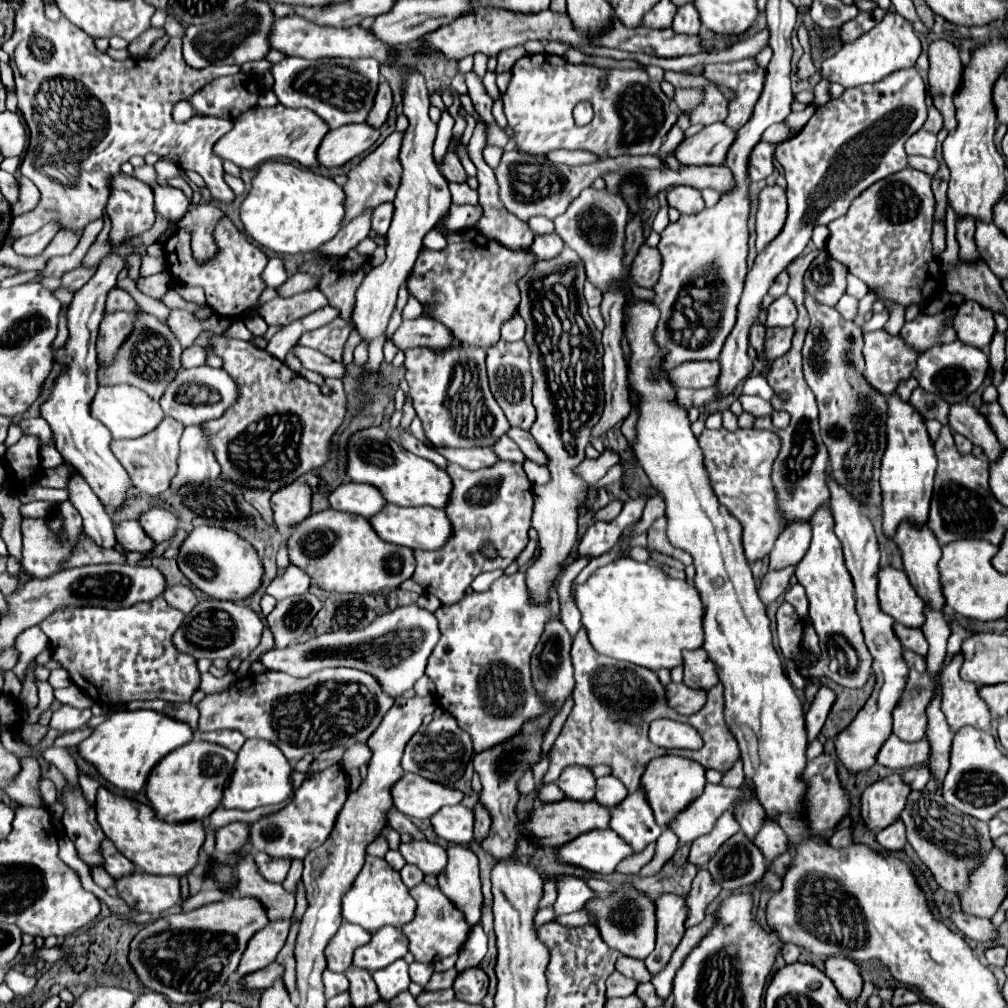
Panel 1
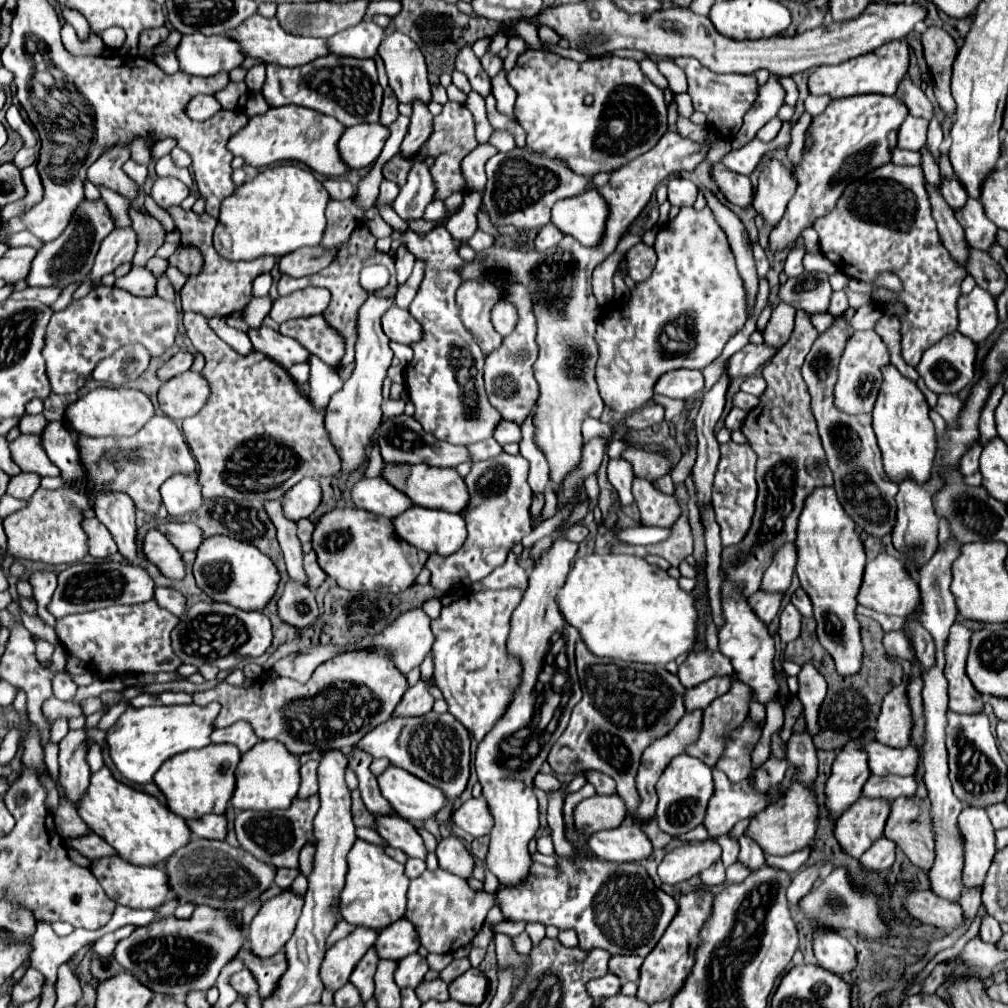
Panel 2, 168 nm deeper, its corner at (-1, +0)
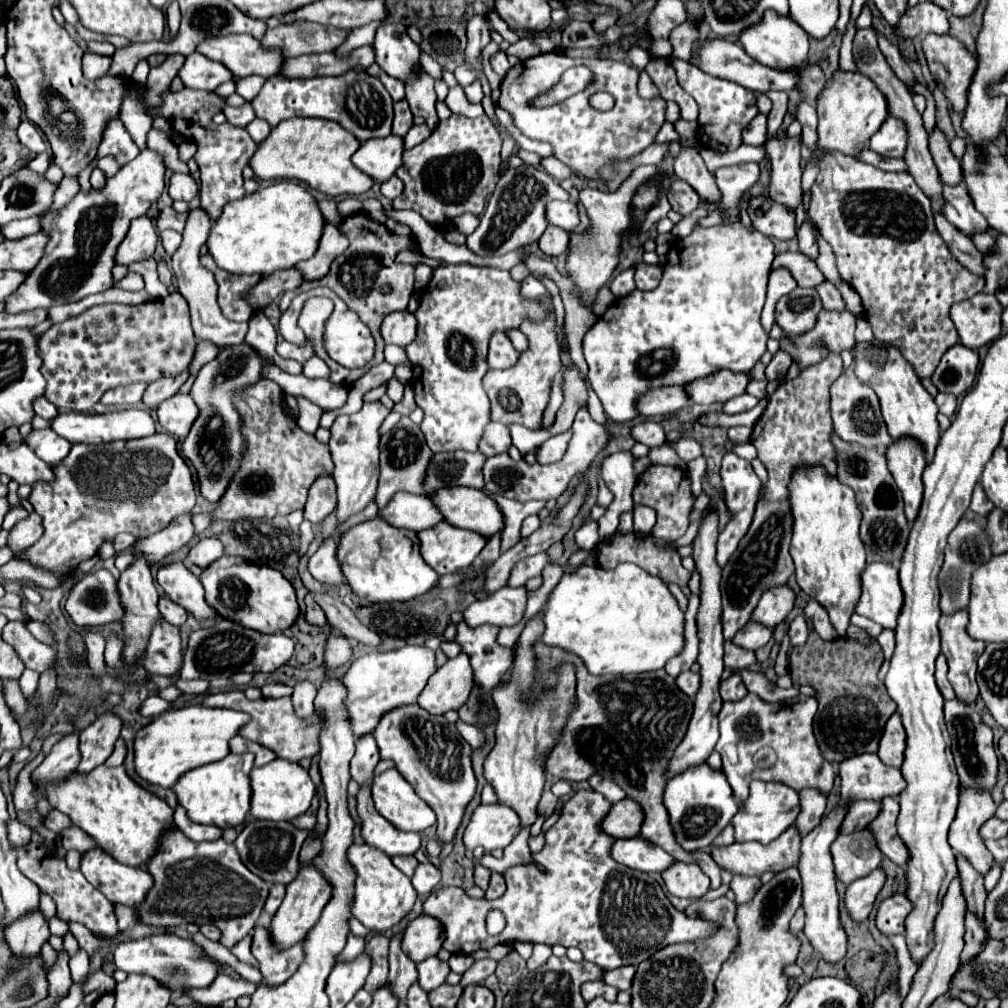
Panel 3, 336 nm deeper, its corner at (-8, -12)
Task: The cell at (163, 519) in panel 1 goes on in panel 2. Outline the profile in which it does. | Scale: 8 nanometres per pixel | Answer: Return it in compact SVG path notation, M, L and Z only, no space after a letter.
M165 522L165 524L157 524L157 530L161 530L167 540L179 550L179 552L185 552L185 550L197 550L203 536L201 536L201 530L187 522L187 524L179 524L179 522Z

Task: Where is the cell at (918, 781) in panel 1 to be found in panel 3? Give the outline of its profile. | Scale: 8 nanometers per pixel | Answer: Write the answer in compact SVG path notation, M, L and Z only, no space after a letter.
M858 800L858 802L852 802L838 834L852 834L852 832L864 830L866 824L876 818L878 812L880 812L880 800Z

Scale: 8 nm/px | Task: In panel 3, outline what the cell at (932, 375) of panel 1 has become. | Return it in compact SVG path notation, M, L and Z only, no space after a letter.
M954 344L942 356L936 372L932 374L932 380L940 392L960 396L972 388L976 372L978 372L978 352L964 348L962 344Z

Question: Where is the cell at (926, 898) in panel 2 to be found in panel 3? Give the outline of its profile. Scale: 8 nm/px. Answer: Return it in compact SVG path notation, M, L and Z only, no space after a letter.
M904 894L882 900L876 912L876 928L882 934L904 934L904 920L912 912L912 902Z

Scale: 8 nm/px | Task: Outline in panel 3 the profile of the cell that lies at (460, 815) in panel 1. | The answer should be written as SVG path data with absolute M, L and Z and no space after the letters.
M480 804L464 832L464 844L468 850L482 846L486 852L494 848L506 848L518 834L520 818L506 804Z

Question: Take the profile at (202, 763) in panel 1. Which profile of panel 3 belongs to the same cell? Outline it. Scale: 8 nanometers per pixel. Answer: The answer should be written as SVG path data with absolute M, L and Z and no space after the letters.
M228 754L216 764L206 764L204 768L194 768L178 780L174 792L178 802L186 808L188 818L200 824L214 824L218 828L240 826L250 812L250 770L254 768L252 754Z

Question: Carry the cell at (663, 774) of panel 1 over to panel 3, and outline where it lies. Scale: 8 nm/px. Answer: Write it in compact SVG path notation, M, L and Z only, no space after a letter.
M708 762L698 764L696 768L686 768L684 772L672 776L672 780L666 784L664 806L668 808L676 840L688 852L710 848L712 840L730 824L732 816L738 812L736 798L724 772L710 768Z

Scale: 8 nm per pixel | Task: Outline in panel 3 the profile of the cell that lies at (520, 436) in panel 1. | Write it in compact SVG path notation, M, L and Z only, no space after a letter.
M490 422L488 428L484 428L484 436L480 440L480 452L486 456L494 456L500 452L506 452L512 444L512 438L508 434L508 428L498 422Z

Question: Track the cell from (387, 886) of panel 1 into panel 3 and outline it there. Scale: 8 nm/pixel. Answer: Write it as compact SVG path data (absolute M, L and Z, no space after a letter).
M352 844L346 856L356 872L354 896L352 896L352 916L360 920L372 932L384 932L400 924L400 920L412 910L416 902L416 890L410 884L410 878L404 876L384 852L368 844Z

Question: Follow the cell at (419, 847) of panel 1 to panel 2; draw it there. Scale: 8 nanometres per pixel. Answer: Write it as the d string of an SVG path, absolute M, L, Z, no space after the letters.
M377 816L377 832L387 840L389 846L403 850L409 858L425 860L429 854L423 838L409 820L399 820L397 816Z

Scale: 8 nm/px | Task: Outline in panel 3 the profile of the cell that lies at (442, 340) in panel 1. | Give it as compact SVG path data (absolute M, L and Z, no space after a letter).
M408 310L392 312L384 316L382 322L382 338L386 344L396 344L396 346L408 346L416 338L416 318Z

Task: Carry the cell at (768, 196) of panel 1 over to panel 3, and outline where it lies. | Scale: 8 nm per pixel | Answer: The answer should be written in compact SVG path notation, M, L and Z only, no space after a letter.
M802 136L774 138L766 142L766 154L772 160L770 198L774 202L782 202L788 208L796 208L802 196L800 148L802 148Z

